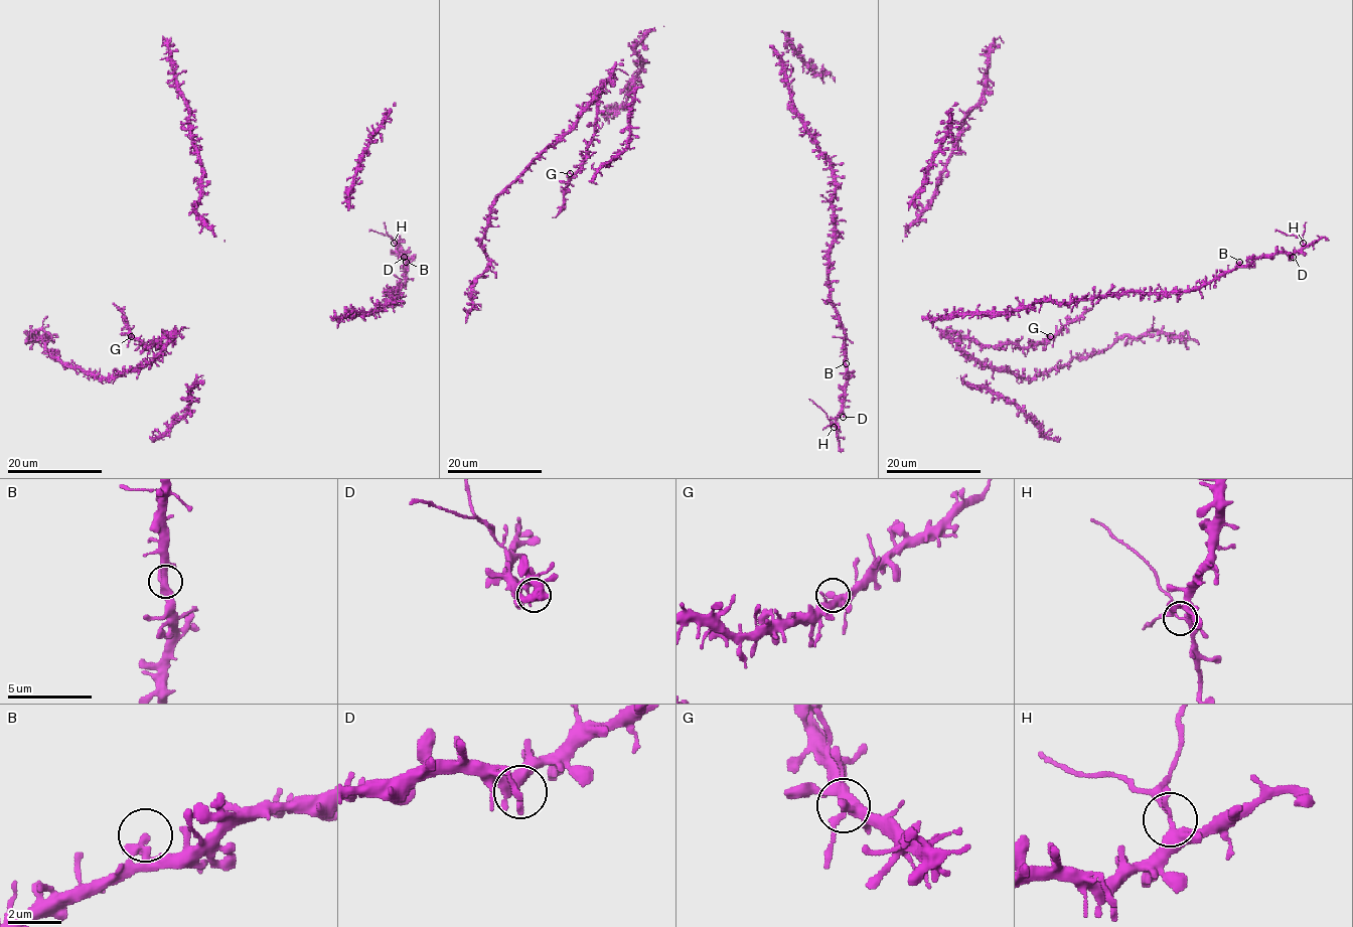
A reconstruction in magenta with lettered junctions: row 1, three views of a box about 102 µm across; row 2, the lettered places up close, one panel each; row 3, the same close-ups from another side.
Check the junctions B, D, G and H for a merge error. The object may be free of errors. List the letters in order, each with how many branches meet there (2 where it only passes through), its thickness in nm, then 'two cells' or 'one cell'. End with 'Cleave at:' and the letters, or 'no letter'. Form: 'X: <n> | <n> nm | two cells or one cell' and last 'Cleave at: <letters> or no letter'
B: 2 | 300 nm | one cell
D: 1 | 200 nm | one cell
G: 3 | 220 nm | one cell
H: 3 | 180 nm | two cells
Cleave at: H

